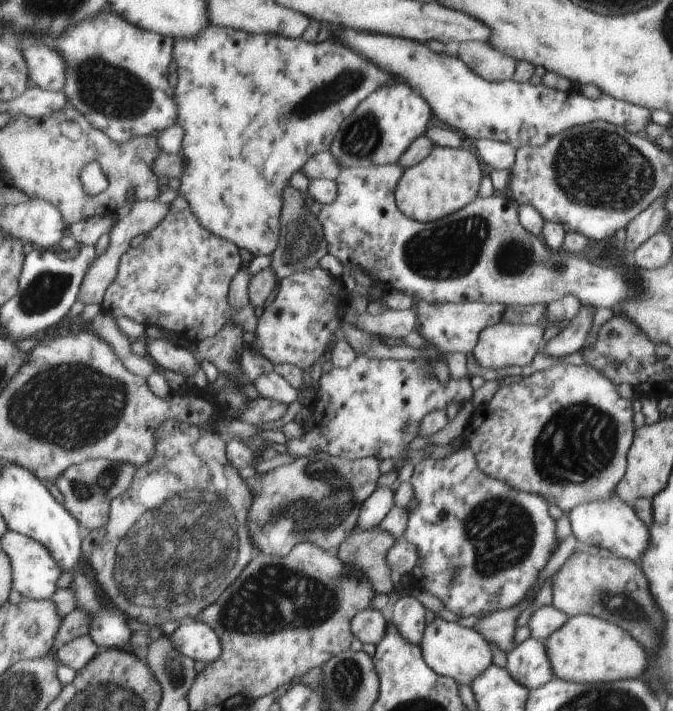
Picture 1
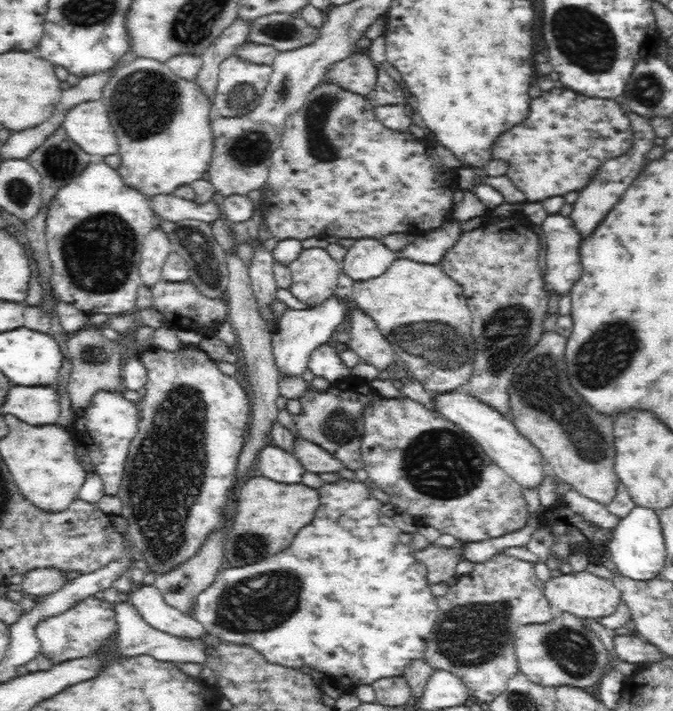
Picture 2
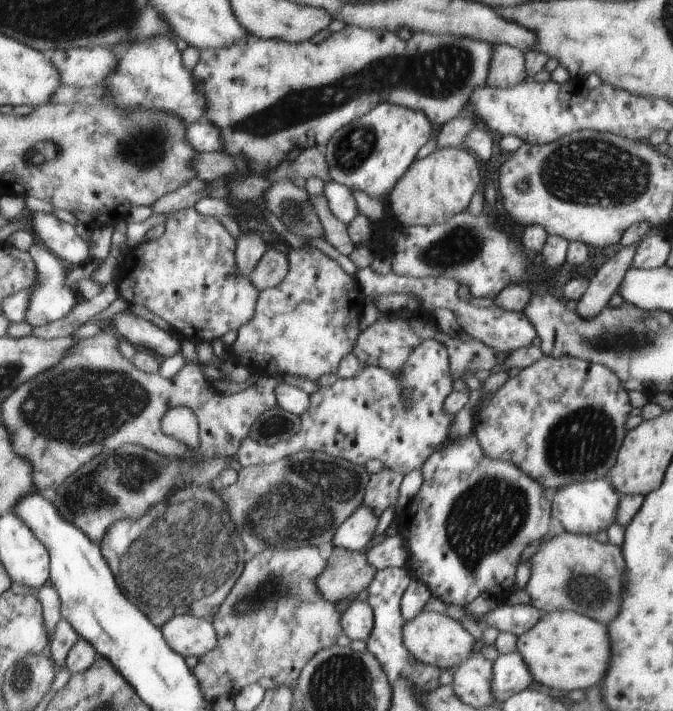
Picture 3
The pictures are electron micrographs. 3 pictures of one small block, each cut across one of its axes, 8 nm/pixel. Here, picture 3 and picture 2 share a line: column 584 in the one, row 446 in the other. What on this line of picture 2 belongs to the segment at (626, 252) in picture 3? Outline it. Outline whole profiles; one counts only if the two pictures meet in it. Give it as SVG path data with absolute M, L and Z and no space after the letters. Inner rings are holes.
M301 437L295 438L292 455L310 473L337 473L346 469L340 461L332 457L326 450Z

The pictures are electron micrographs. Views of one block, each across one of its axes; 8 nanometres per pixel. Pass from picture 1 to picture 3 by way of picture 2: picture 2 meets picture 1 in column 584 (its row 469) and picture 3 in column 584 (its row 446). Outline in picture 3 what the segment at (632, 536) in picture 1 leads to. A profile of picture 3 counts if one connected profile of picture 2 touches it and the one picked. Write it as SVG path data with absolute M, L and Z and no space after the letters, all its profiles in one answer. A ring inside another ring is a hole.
M604 478L592 481L580 480L568 486L560 486L558 490L549 495L554 516L558 519L564 529L573 534L584 534L584 536L596 536L600 530L607 530L616 523L616 510L619 510L619 492L608 484Z

